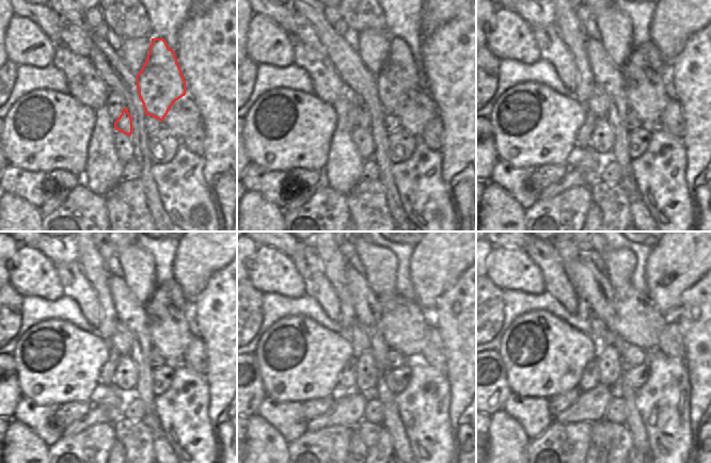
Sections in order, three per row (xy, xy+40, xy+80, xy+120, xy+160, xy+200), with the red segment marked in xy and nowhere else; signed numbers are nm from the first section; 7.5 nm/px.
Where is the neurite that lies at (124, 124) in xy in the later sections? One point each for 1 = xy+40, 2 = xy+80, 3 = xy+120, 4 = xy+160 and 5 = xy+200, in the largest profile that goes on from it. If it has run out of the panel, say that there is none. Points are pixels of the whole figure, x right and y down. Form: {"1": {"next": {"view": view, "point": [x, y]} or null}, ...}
{"1": {"next": {"view": "xy+40", "point": [363, 121]}}, "2": {"next": {"view": "xy+80", "point": [598, 104]}}, "3": {"next": {"view": "xy+120", "point": [121, 340]}}, "4": {"next": {"view": "xy+160", "point": [358, 334]}}, "5": {"next": {"view": "xy+200", "point": [599, 331]}}}

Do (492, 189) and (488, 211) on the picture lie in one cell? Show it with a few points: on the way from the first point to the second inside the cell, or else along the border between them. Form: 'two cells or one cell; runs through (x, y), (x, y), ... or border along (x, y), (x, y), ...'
one cell; runs through (492, 194), (492, 206)

